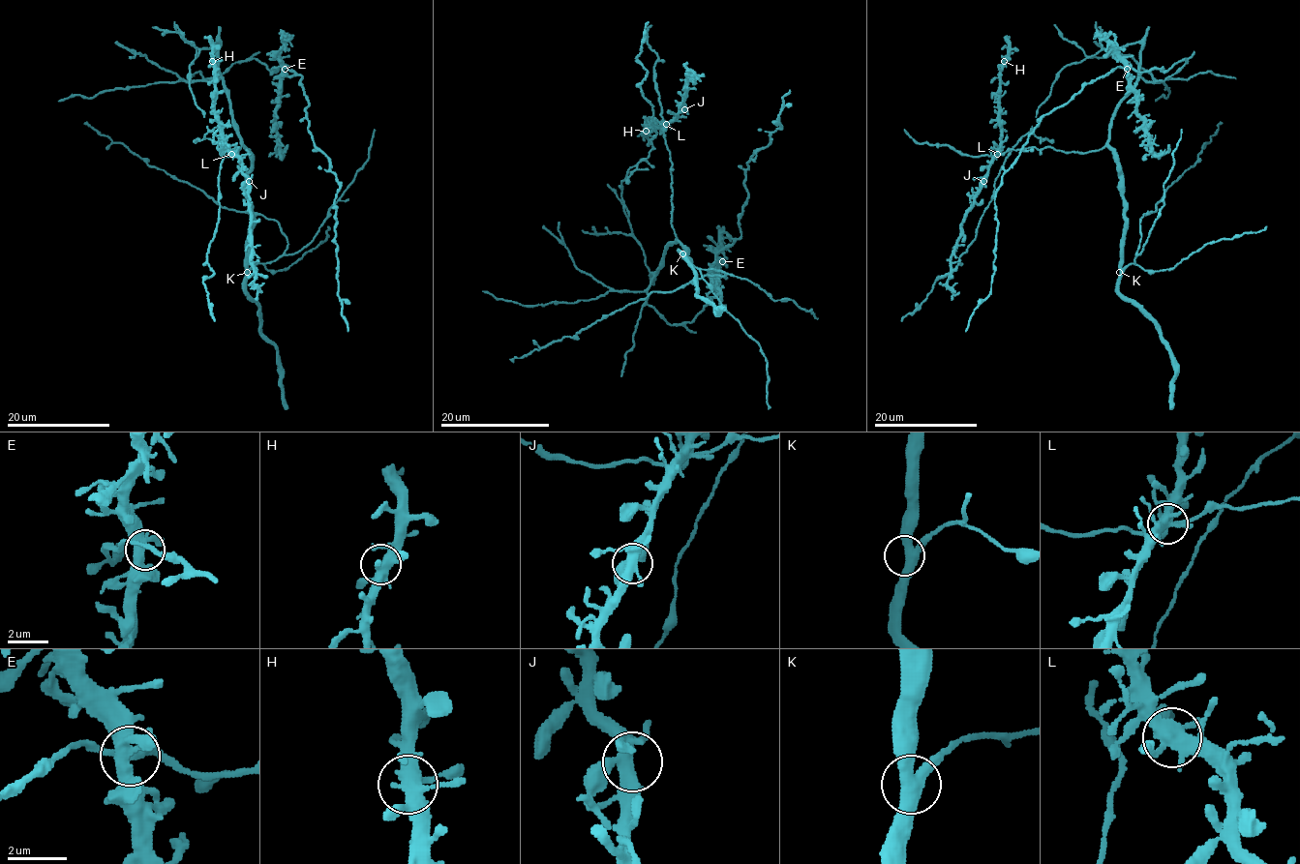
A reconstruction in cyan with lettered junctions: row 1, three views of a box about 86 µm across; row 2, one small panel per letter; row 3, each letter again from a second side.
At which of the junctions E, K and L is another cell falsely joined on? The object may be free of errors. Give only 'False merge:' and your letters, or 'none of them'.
False merge: none of them

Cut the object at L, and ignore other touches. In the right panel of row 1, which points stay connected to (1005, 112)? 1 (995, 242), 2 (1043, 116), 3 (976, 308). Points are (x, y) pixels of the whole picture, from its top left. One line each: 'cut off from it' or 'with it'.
1: cut off from it
2: cut off from it
3: cut off from it

